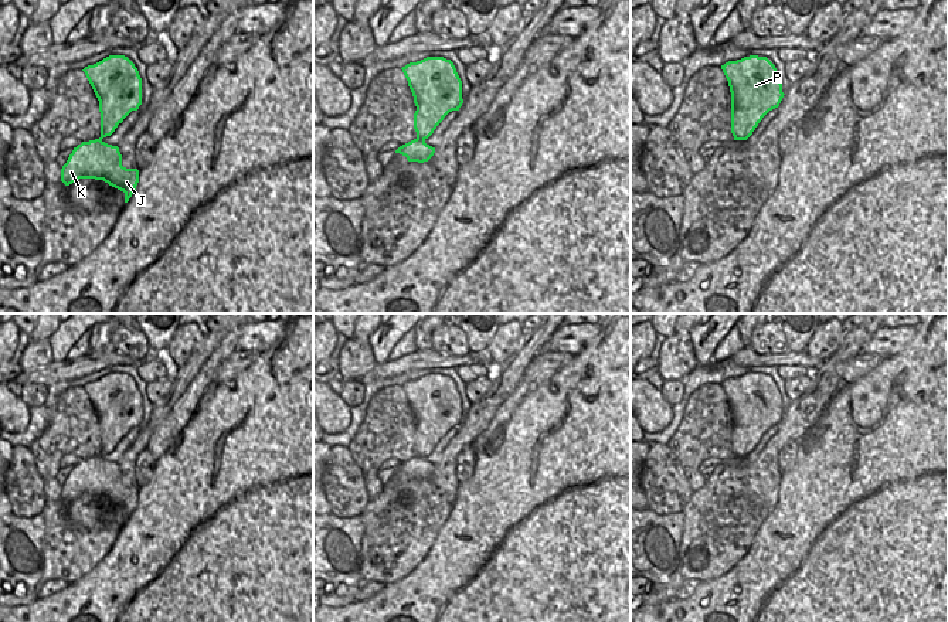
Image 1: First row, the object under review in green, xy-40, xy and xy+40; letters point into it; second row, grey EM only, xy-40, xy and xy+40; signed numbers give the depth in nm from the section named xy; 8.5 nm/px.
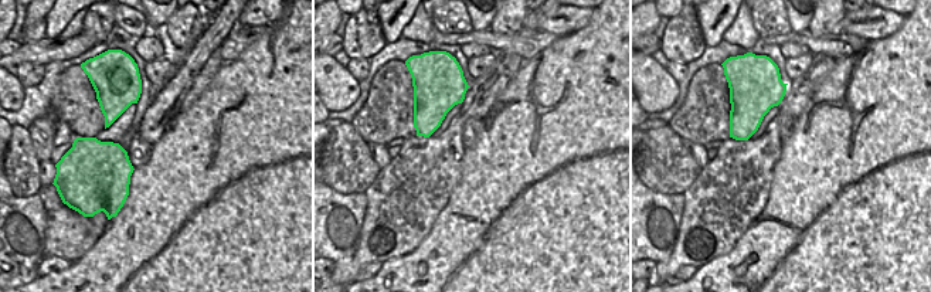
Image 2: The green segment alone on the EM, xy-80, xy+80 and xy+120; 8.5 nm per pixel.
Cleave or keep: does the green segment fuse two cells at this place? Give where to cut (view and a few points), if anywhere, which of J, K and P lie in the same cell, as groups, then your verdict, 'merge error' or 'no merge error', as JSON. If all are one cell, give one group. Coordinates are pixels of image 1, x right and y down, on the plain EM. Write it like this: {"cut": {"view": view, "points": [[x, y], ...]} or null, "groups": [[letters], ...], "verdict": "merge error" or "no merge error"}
{"cut": null, "groups": [["J", "K", "P"]], "verdict": "no merge error"}

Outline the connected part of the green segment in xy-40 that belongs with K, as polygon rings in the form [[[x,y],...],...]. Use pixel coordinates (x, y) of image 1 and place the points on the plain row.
[[[109,373],[82,388],[99,418],[101,455],[74,465],[61,486],[61,499],[69,503],[79,496],[103,497],[123,509],[128,520],[136,509],[139,487],[123,485],[119,465],[102,456],[111,453],[142,422],[142,395],[125,373]]]

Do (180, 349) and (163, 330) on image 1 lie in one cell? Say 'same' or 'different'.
different

